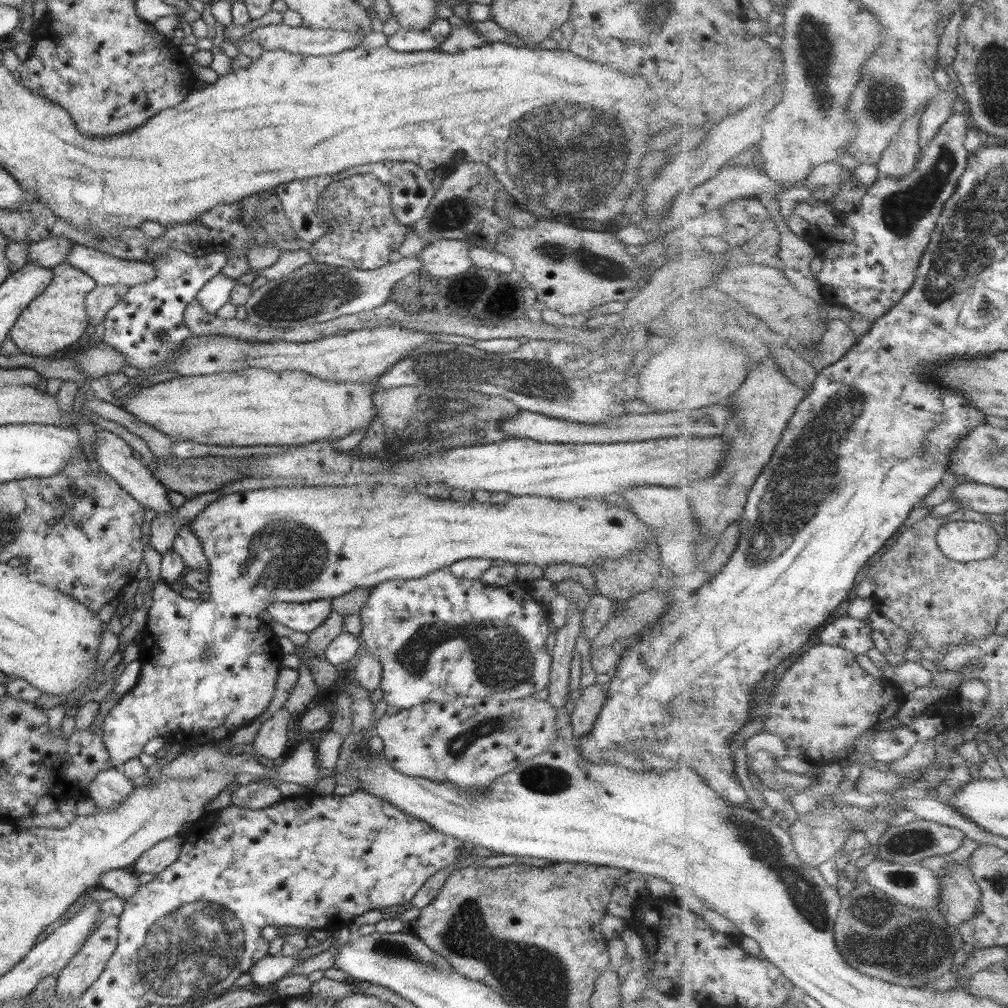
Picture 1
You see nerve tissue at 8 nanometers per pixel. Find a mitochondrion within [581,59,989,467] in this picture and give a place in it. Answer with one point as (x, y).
(901, 211)

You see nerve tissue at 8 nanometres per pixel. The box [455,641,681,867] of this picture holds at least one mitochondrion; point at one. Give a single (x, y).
(541, 778)

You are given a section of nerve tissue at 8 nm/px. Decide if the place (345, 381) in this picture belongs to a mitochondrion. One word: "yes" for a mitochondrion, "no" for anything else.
no

